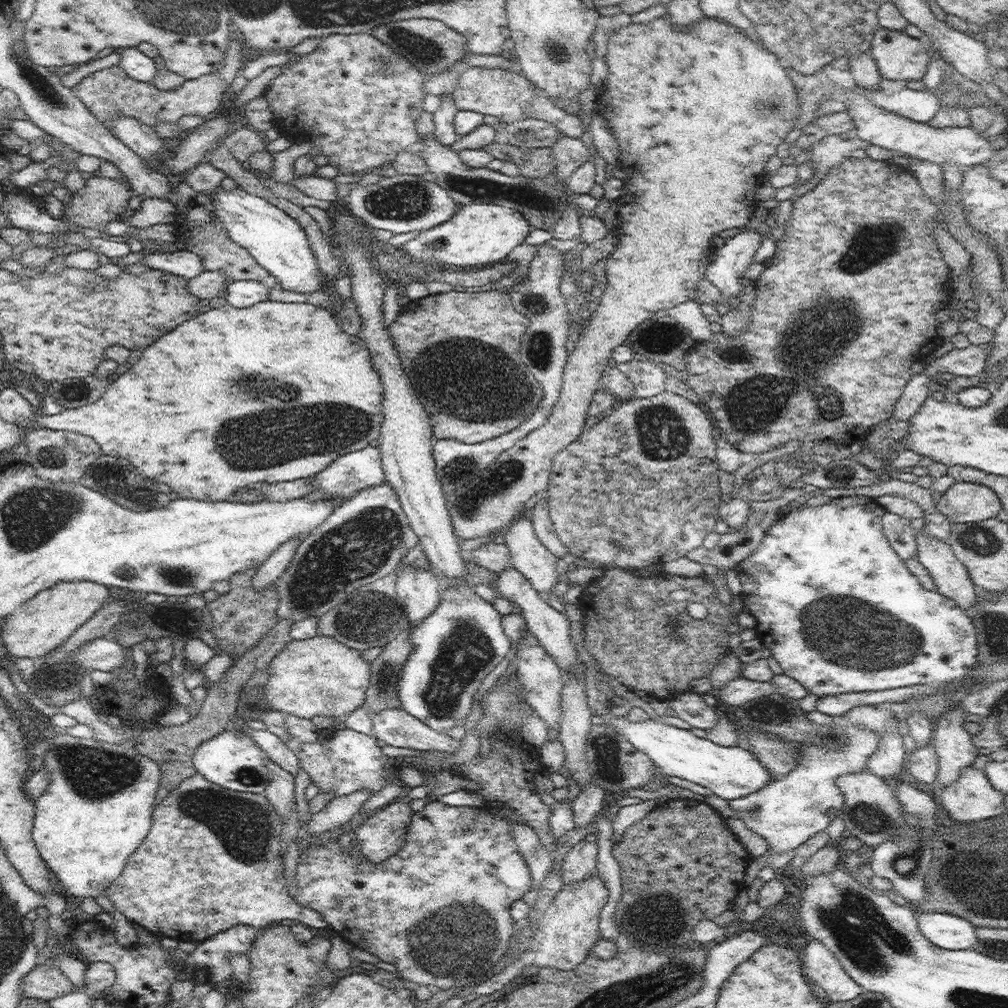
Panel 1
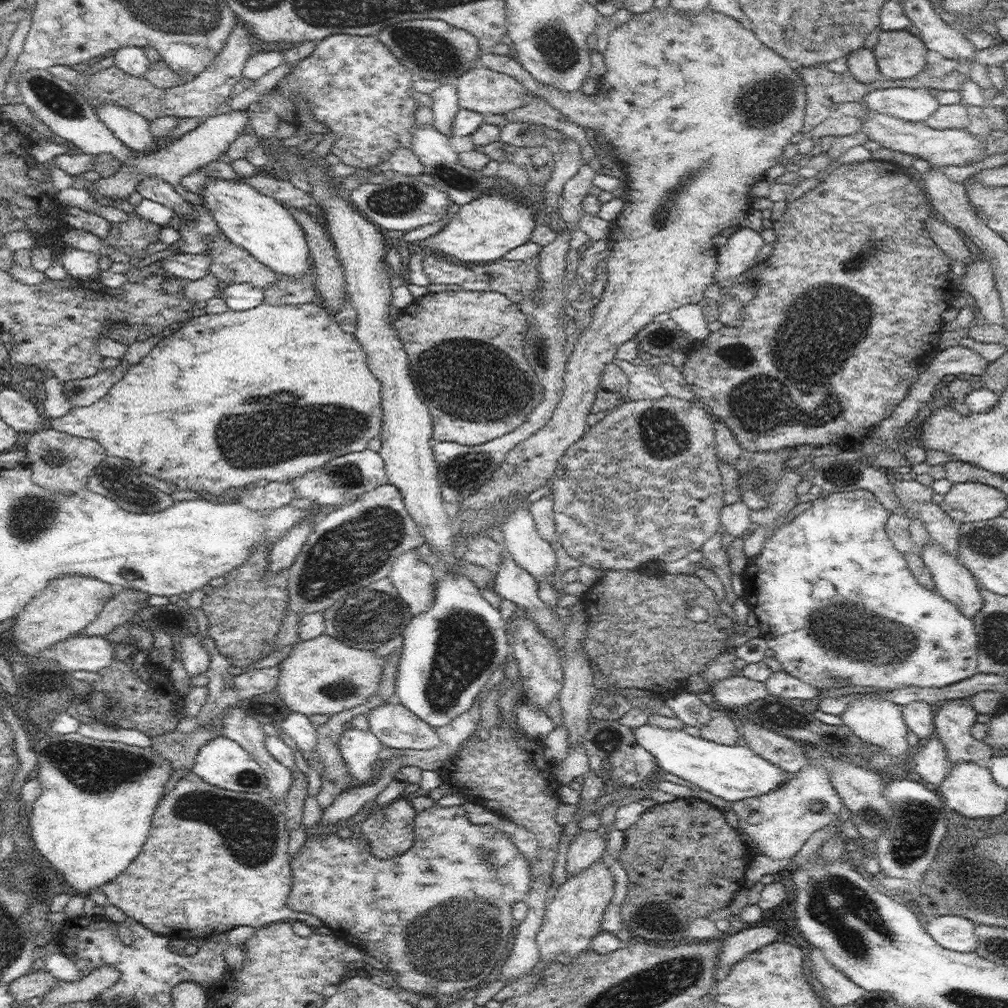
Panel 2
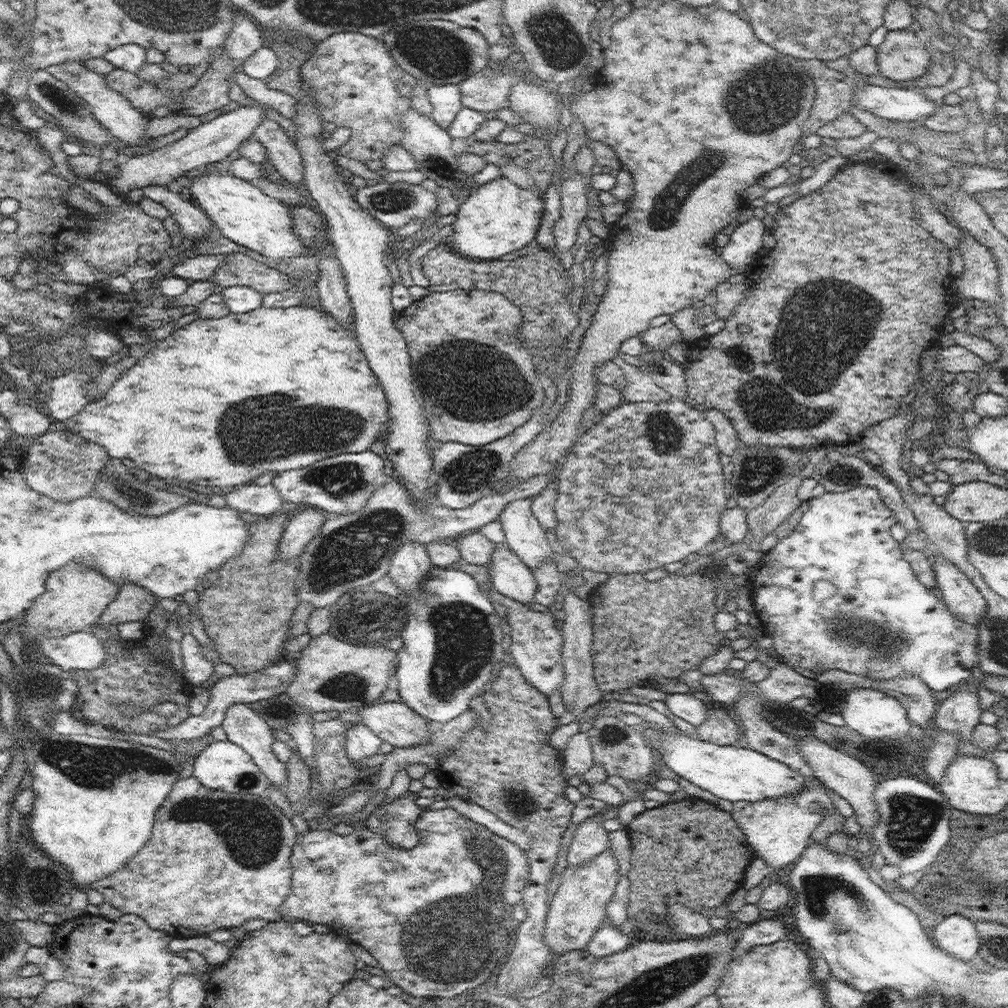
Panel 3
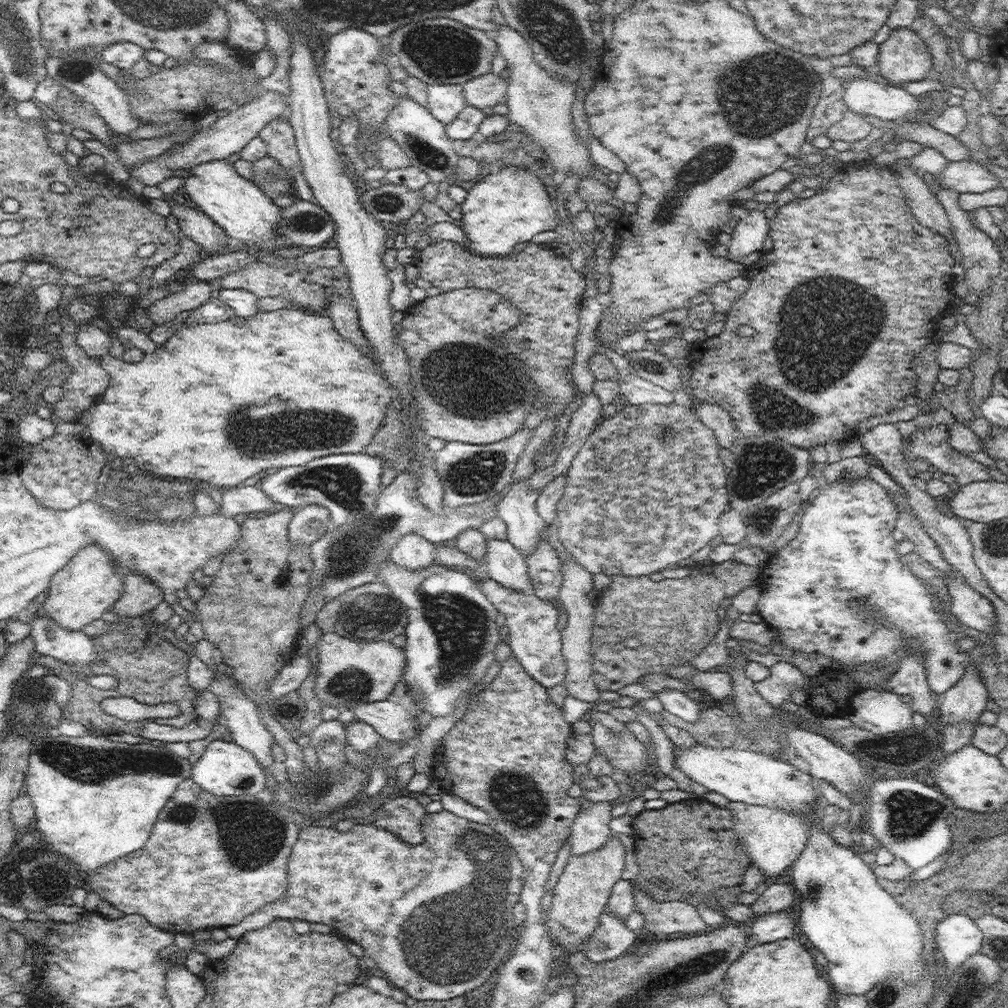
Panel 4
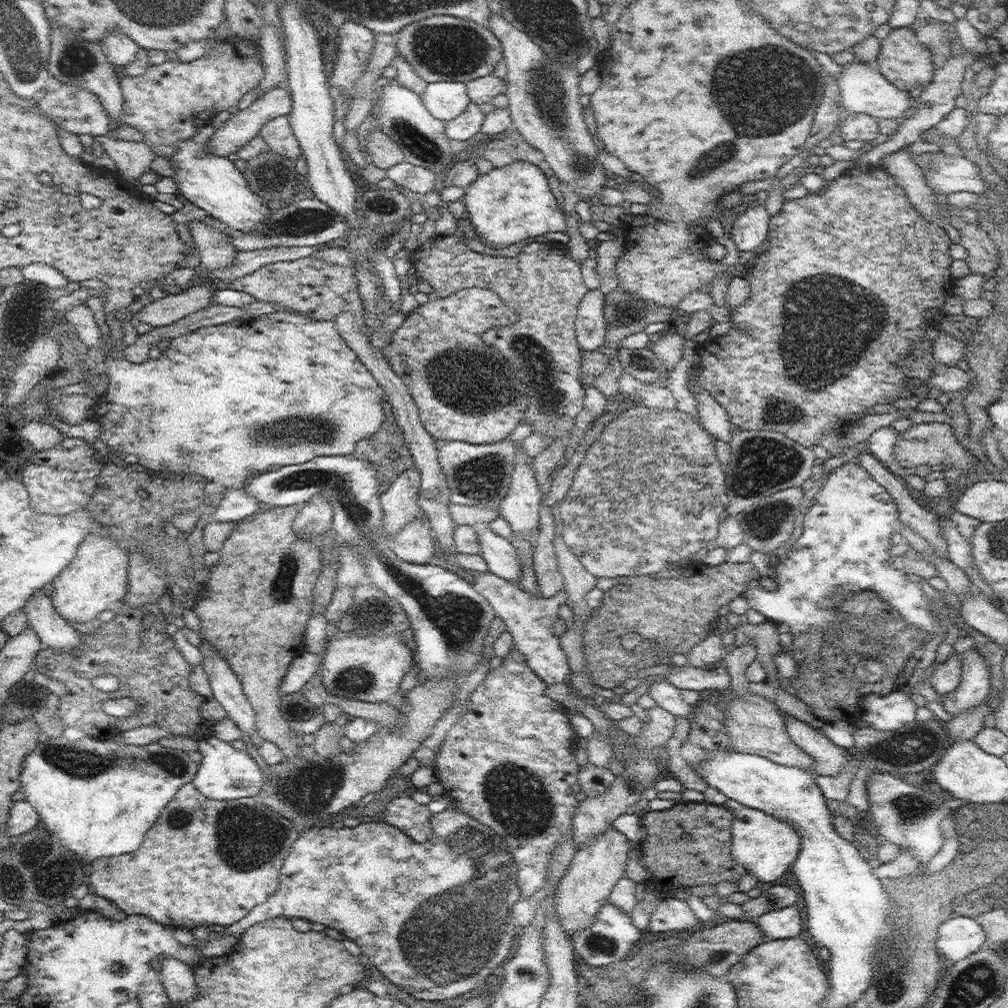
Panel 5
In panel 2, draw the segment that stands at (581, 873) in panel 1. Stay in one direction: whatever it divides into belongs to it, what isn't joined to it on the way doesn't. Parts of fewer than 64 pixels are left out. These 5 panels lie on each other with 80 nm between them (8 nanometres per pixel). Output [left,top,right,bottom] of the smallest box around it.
[565,830,606,878]

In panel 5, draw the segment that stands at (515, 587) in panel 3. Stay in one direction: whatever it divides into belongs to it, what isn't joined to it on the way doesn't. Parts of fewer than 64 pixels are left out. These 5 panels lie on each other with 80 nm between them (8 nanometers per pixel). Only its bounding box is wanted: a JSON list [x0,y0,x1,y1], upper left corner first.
[478,525,521,584]

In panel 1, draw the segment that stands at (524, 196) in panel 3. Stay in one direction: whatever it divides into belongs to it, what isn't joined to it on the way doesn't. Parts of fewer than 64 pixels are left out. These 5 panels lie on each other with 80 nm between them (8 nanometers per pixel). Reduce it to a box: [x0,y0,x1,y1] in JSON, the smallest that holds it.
[401,203,532,269]

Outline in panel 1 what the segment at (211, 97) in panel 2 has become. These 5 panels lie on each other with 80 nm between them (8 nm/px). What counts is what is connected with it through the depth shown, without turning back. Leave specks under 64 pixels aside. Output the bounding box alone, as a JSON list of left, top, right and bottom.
[73,32,244,130]

